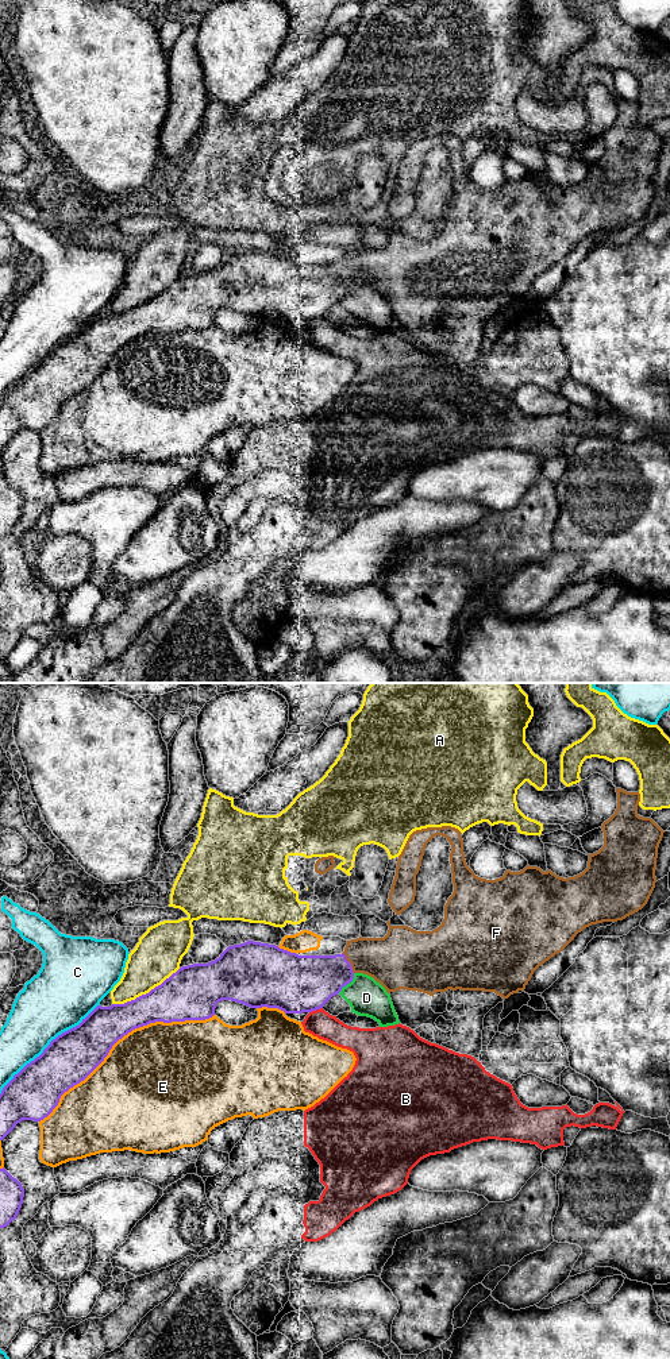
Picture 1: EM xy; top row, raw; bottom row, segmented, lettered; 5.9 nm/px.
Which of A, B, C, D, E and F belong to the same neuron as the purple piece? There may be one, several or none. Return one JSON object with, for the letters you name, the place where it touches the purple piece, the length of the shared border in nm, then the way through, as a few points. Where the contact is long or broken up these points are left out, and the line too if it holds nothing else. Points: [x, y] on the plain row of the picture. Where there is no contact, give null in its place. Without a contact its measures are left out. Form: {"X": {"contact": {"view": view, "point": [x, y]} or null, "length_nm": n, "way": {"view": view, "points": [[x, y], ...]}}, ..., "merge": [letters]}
{"F": {"contact": {"view": "xy", "point": [349, 271]}, "length_nm": 140, "way": {"view": "xy", "points": [[311, 289], [335, 281], [349, 271], [391, 270]]}}, "merge": ["F"]}

